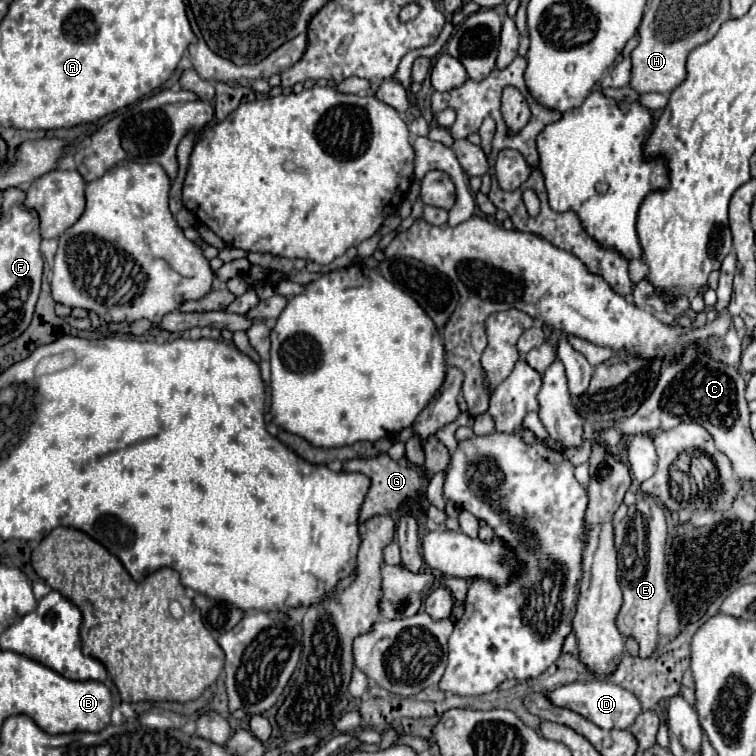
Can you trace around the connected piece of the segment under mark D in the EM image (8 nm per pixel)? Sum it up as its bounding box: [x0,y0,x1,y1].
[548,682,642,730]

